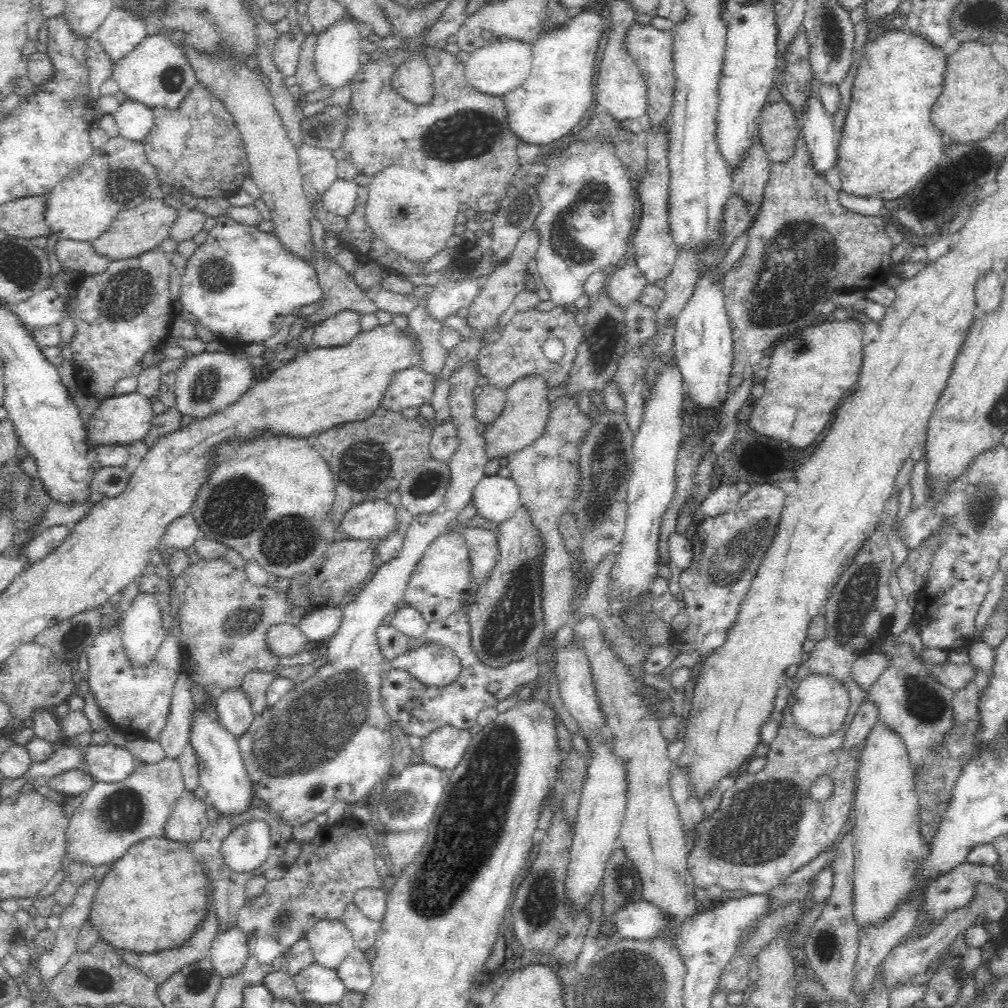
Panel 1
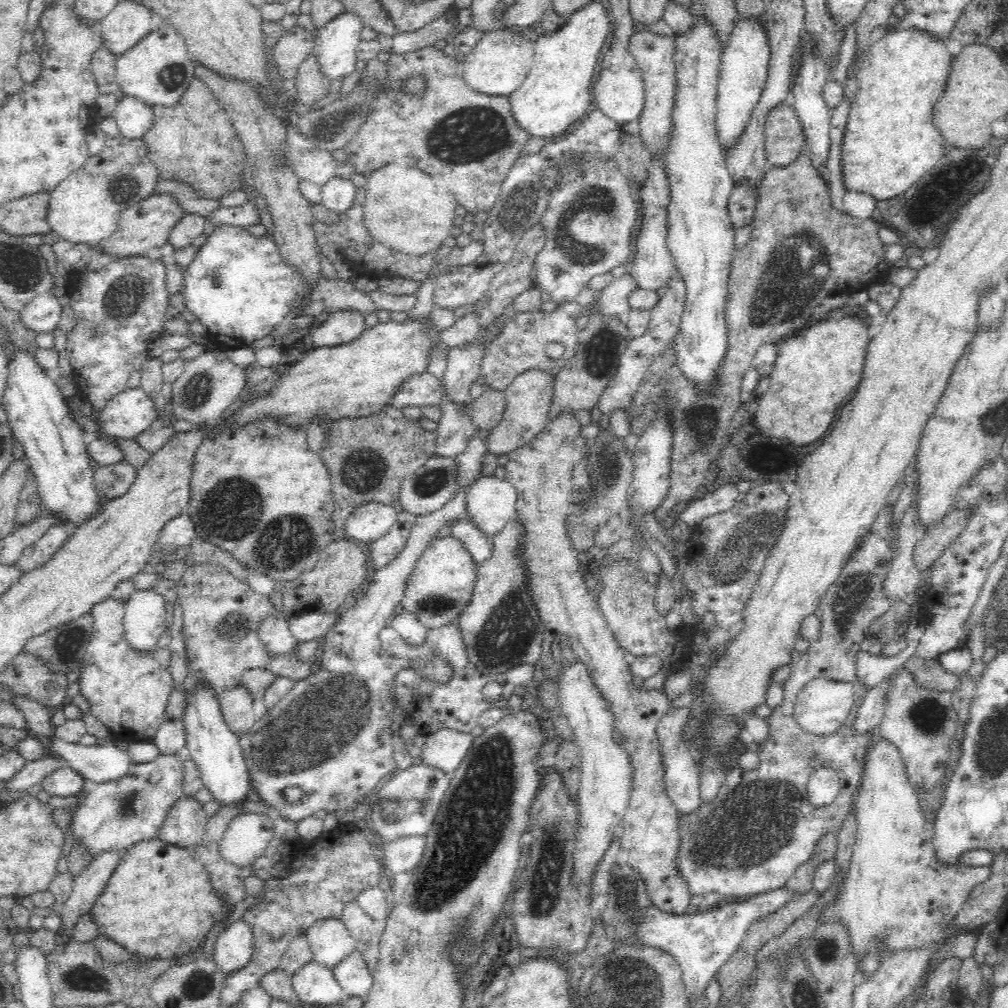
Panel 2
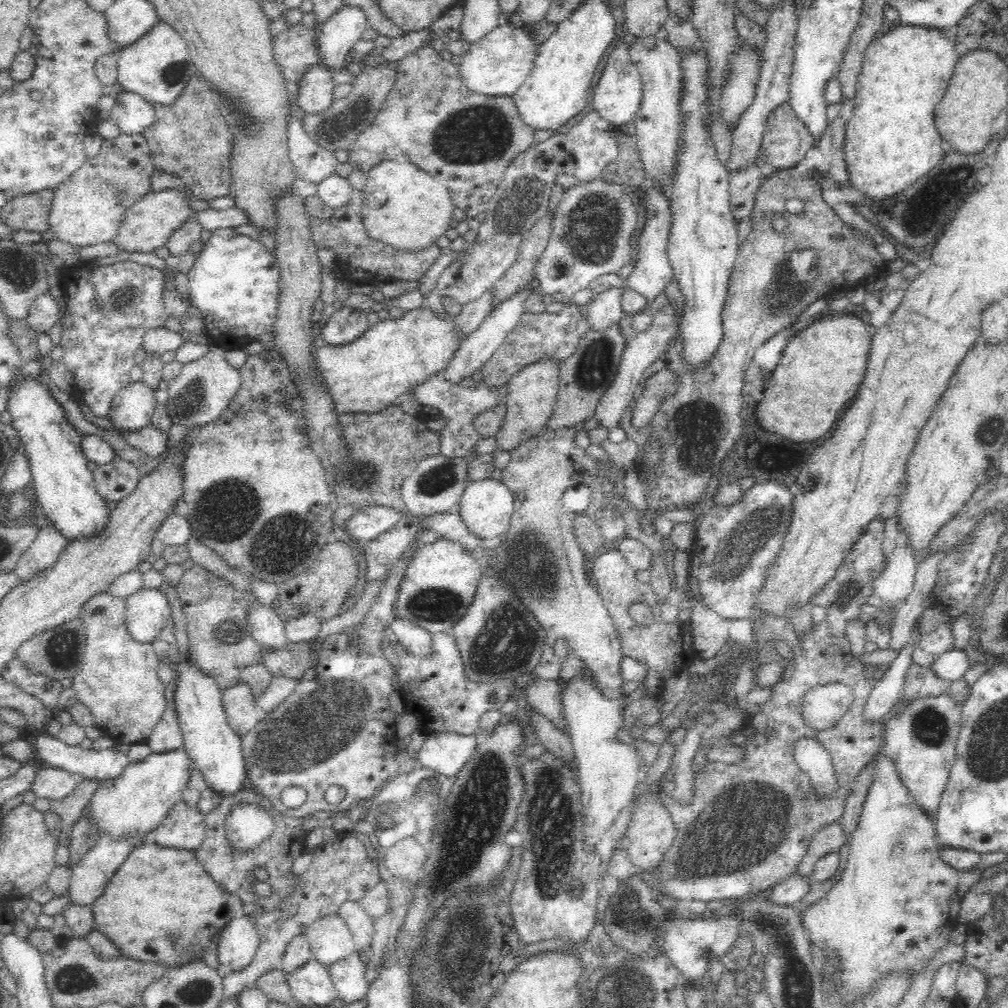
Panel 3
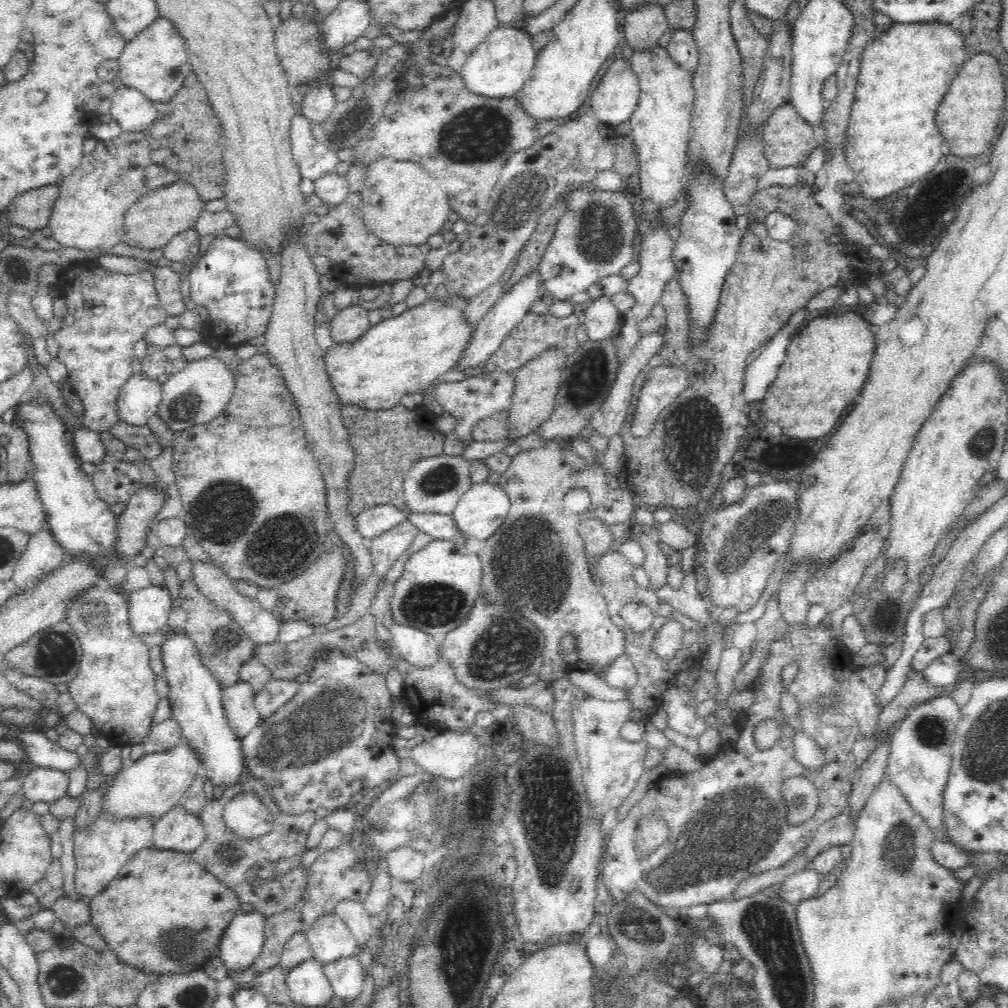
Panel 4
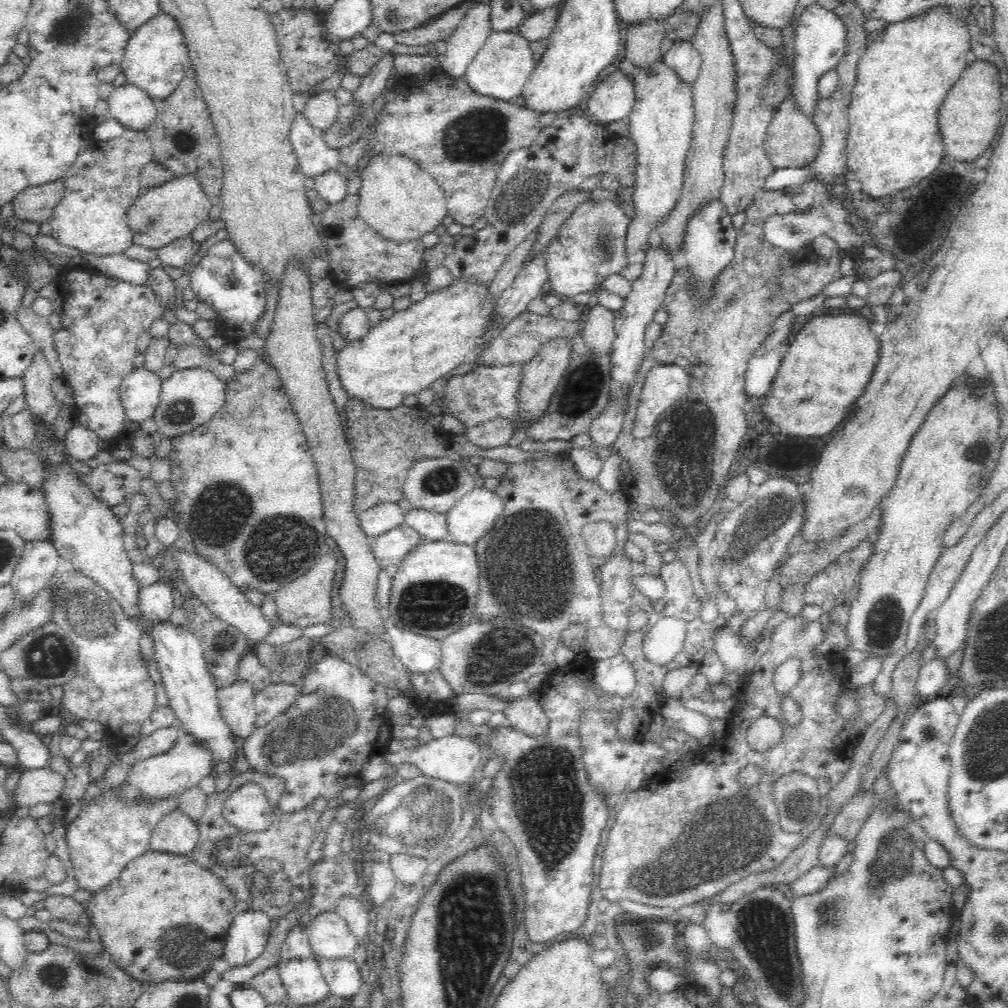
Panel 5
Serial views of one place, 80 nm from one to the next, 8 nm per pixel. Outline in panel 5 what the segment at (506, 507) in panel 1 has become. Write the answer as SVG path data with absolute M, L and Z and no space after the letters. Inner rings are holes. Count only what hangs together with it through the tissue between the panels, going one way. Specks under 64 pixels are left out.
M486 486L474 487L447 512L451 541L471 544L492 530L504 512L504 499Z

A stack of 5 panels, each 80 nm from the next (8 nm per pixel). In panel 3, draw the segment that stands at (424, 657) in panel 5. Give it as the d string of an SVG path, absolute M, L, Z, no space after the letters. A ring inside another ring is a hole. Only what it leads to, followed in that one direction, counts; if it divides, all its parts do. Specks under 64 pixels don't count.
M394 616L388 626L397 634L398 641L413 654L427 655L431 648L431 632L414 621Z

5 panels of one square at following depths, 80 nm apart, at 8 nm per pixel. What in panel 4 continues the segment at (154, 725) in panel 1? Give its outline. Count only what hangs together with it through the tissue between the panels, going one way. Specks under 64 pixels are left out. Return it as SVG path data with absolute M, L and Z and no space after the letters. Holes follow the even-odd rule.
M106 585L95 587L76 600L66 621L78 633L84 651L77 677L67 683L77 709L98 726L110 744L140 744L155 730L152 726L160 696L150 662L151 648L131 632L127 598Z

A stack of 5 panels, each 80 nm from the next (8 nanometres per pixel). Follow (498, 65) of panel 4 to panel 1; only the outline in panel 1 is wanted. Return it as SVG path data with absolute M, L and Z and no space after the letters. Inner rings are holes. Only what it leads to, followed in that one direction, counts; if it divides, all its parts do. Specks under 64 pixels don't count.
M499 39L482 49L470 53L463 64L466 81L478 92L502 97L521 86L530 75L533 62L533 44L516 40Z

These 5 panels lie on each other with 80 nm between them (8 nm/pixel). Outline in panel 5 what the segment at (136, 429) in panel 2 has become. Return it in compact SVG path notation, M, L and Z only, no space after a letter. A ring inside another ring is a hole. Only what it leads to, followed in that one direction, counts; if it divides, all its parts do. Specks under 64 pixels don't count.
M143 366L125 376L119 386L125 418L136 424L151 418L160 402L161 384L158 375Z

